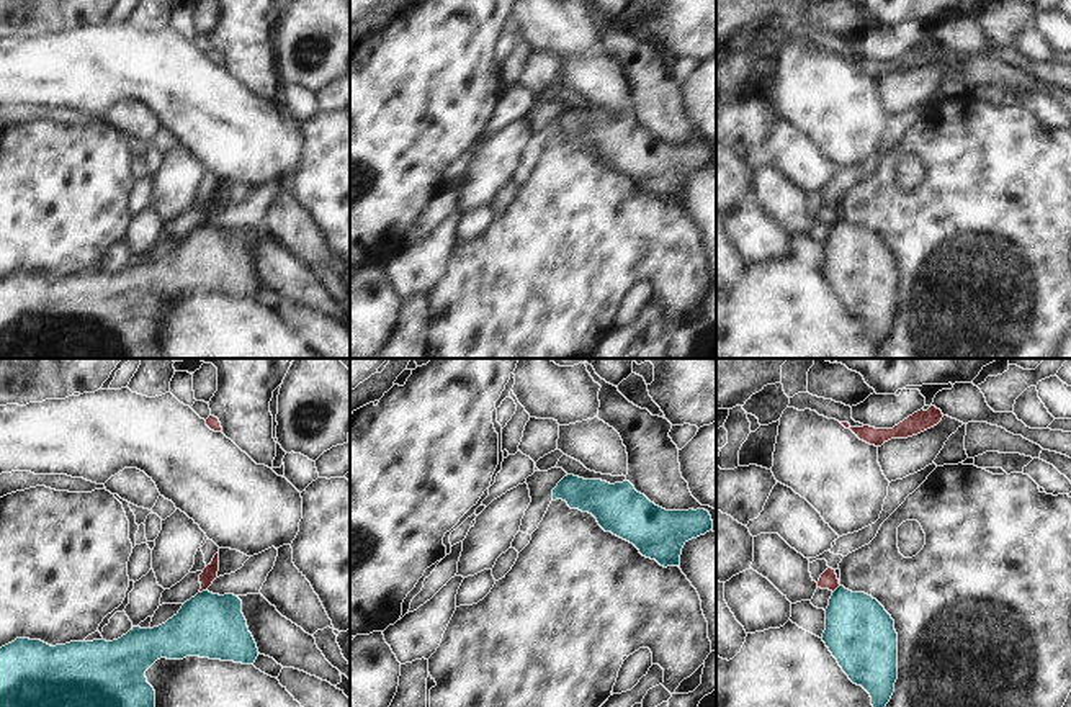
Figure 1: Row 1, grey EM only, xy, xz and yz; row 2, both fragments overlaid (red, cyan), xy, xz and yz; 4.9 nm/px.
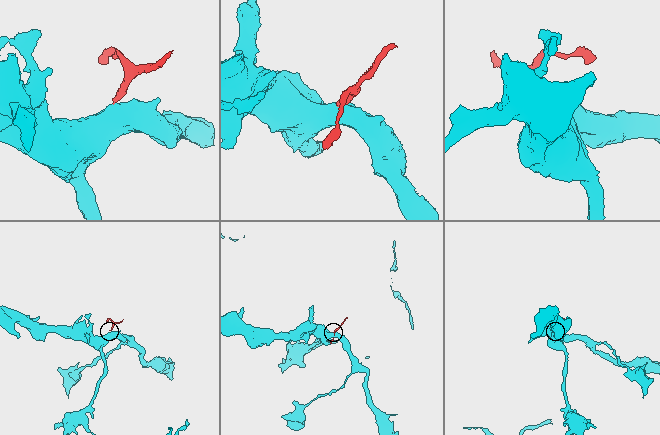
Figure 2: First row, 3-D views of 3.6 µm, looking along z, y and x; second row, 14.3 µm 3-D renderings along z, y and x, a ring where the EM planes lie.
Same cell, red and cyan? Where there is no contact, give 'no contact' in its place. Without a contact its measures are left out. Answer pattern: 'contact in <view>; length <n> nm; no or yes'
contact in yz; length 60 nm; no

